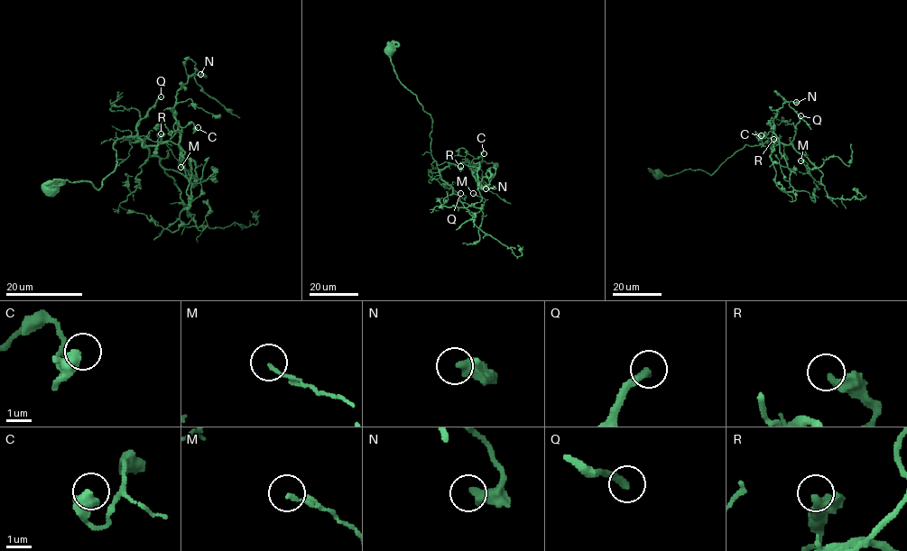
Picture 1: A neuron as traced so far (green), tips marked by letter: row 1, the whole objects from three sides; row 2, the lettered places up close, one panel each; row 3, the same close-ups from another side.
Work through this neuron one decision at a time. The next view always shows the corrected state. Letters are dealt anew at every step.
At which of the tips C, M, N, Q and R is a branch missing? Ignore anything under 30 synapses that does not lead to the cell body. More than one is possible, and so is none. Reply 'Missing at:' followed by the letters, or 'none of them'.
Missing at: Q

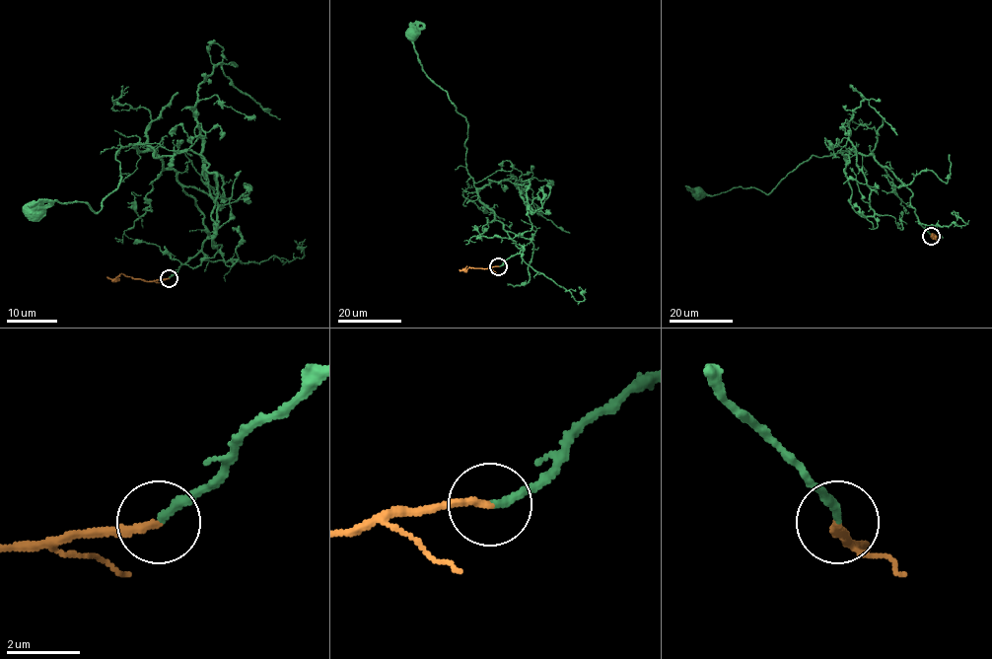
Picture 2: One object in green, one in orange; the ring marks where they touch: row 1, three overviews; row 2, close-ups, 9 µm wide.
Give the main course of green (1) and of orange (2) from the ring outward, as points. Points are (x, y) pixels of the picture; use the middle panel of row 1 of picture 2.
1: (499, 266), (524, 248), (480, 200), (465, 165), (467, 121), (424, 70), (410, 36), (413, 32)
2: (499, 266), (459, 269)

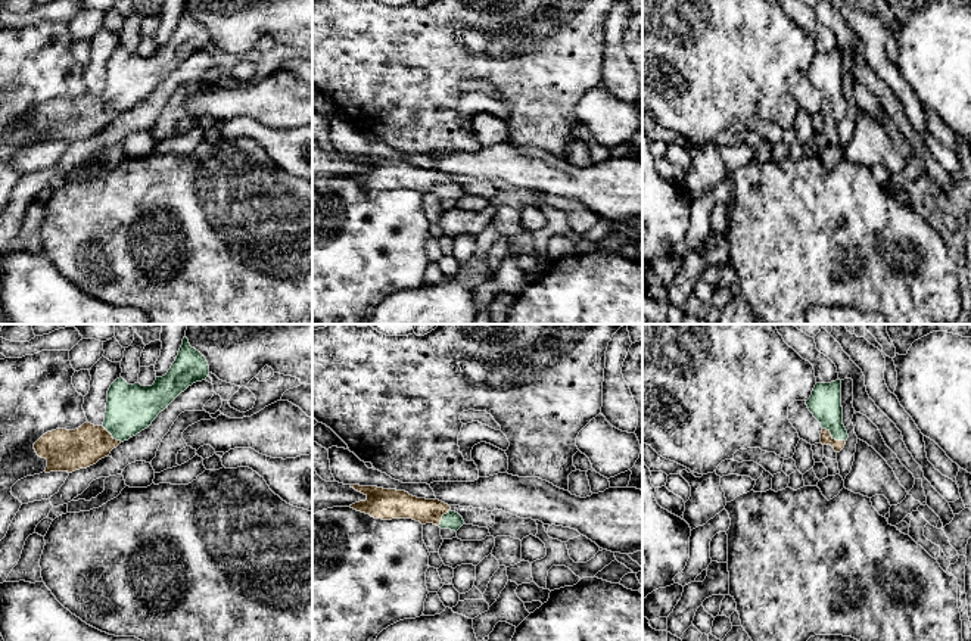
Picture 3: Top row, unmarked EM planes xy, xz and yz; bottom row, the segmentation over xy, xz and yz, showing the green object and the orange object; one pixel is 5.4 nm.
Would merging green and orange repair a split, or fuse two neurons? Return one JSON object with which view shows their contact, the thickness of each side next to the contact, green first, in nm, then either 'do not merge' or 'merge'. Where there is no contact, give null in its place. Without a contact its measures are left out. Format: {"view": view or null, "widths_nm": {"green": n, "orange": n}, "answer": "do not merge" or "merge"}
{"view": "yz", "widths_nm": {"green": 180, "orange": 60}, "answer": "merge"}

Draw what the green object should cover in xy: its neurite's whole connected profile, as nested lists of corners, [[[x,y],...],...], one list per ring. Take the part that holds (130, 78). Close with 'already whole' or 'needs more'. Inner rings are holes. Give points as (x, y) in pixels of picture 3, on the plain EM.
[[[184,6],[171,38],[152,56],[128,55],[122,47],[111,55],[102,96],[87,91],[75,100],[56,99],[43,105],[34,119],[47,130],[44,141],[72,143],[96,134],[121,112],[147,99],[181,62],[208,44],[206,28]]]; needs more

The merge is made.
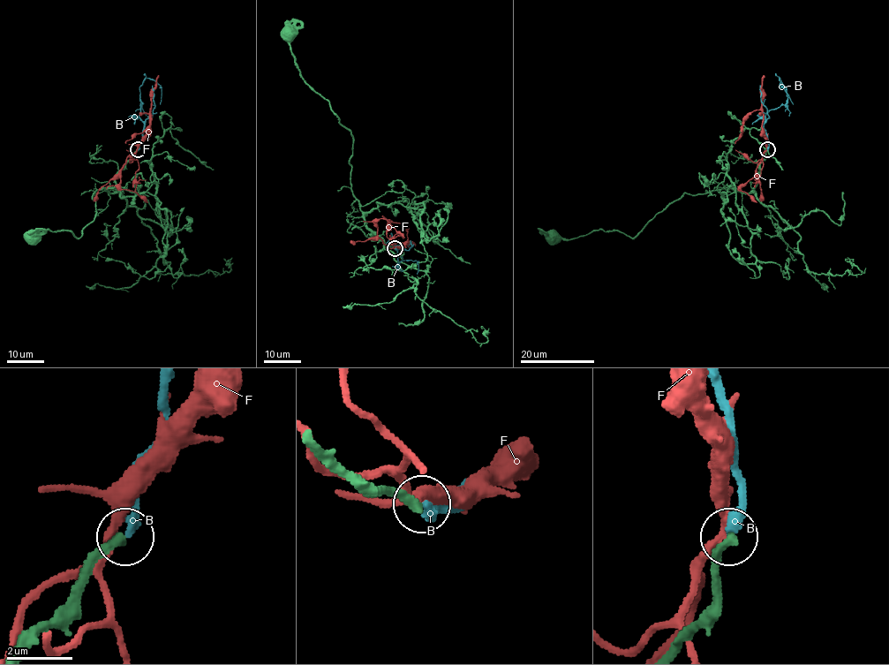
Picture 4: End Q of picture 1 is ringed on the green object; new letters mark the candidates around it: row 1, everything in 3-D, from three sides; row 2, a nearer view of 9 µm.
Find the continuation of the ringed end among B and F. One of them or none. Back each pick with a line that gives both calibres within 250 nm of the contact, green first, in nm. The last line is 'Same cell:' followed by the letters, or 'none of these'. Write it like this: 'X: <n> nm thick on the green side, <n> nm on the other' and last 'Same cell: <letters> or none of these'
B: 280 nm thick on the green side, 300 nm on the other
Same cell: B

